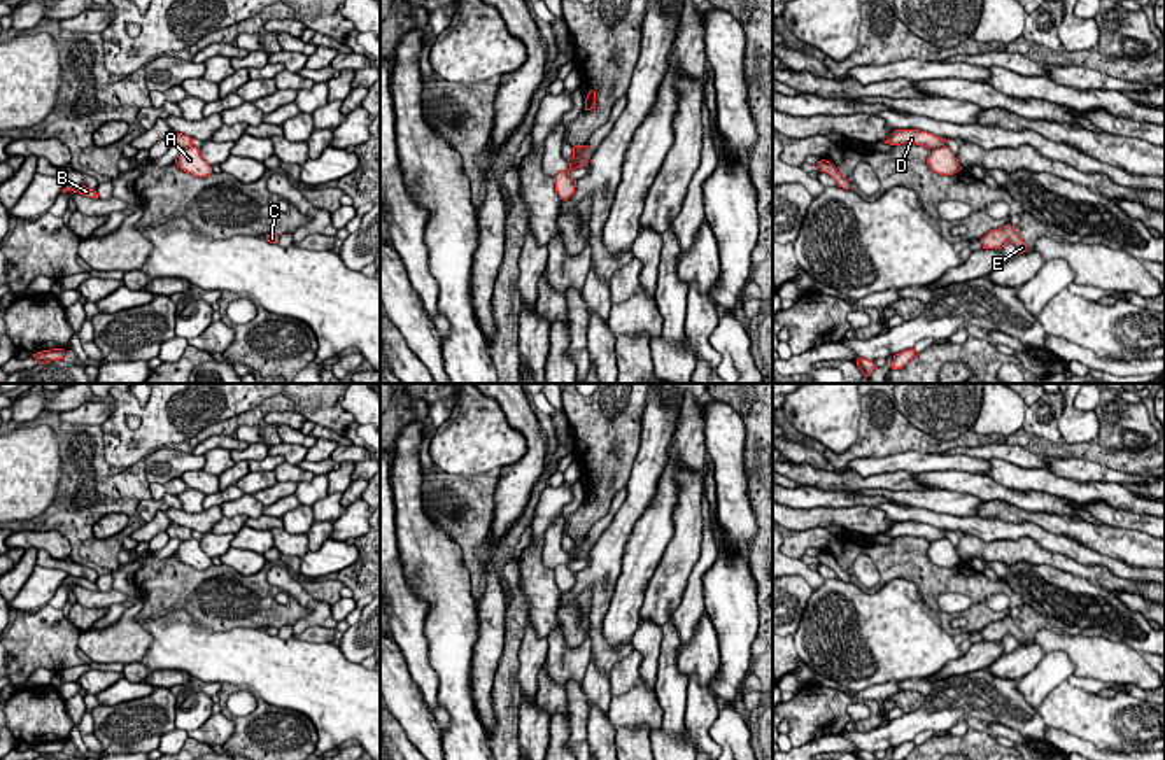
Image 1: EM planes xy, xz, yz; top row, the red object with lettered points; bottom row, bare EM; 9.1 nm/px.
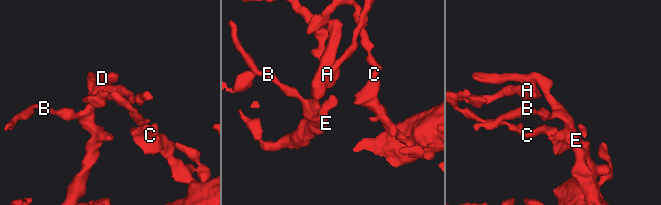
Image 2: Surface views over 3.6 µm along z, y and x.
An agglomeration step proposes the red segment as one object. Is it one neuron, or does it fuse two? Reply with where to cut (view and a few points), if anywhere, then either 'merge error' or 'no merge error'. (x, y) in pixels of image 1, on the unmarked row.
cut in xz along (586, 538), (575, 550), (573, 559); merge error

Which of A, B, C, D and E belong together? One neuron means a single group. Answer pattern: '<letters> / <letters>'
A / B C D E

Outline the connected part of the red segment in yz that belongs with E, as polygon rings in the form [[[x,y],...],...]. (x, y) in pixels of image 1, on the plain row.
[[[1006,616],[999,622],[992,622],[981,630],[983,641],[1002,641],[1007,634],[1018,639],[1018,646],[1023,646],[1028,643],[1021,627],[1011,616]]]

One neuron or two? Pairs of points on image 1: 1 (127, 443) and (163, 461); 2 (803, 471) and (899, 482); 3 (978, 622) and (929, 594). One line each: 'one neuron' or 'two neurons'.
1: two neurons
2: one neuron
3: one neuron

